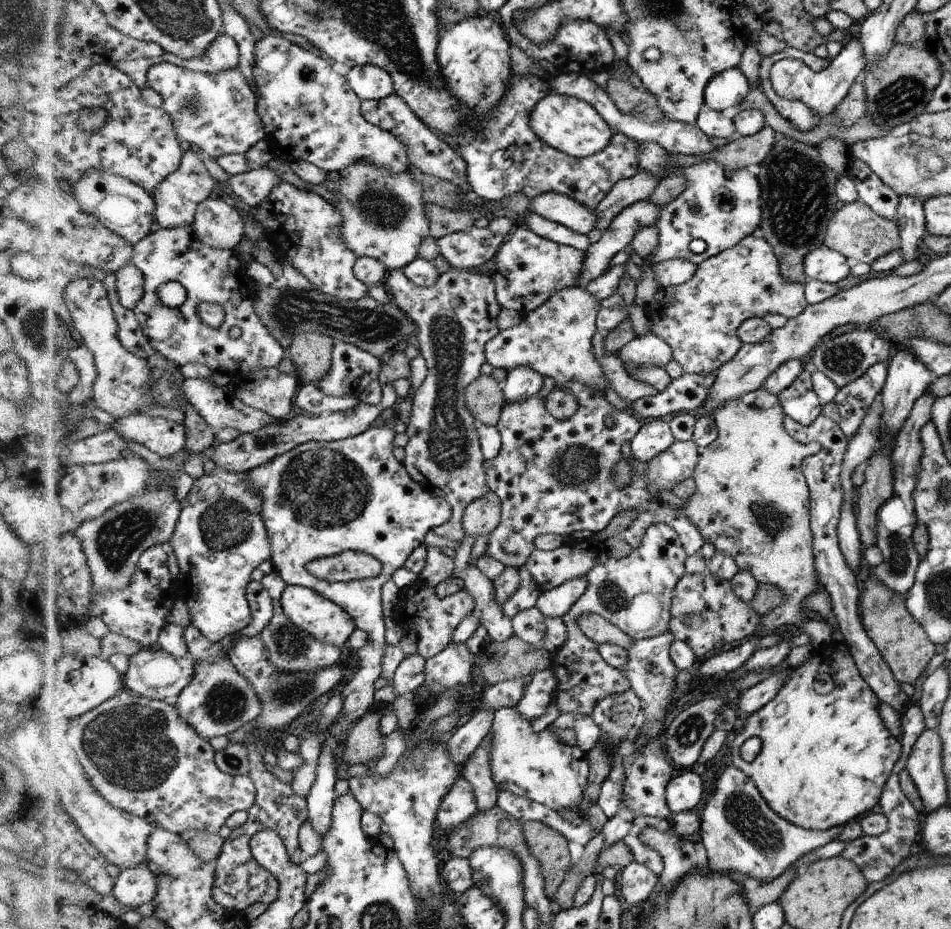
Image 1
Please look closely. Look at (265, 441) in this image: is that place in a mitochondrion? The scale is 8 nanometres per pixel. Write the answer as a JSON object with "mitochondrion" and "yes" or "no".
{"mitochondrion":"yes"}

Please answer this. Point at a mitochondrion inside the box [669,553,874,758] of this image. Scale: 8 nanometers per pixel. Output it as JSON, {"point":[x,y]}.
{"point":[686,734]}

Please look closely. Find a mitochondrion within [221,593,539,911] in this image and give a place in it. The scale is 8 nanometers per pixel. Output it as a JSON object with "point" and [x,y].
{"point":[285,694]}

